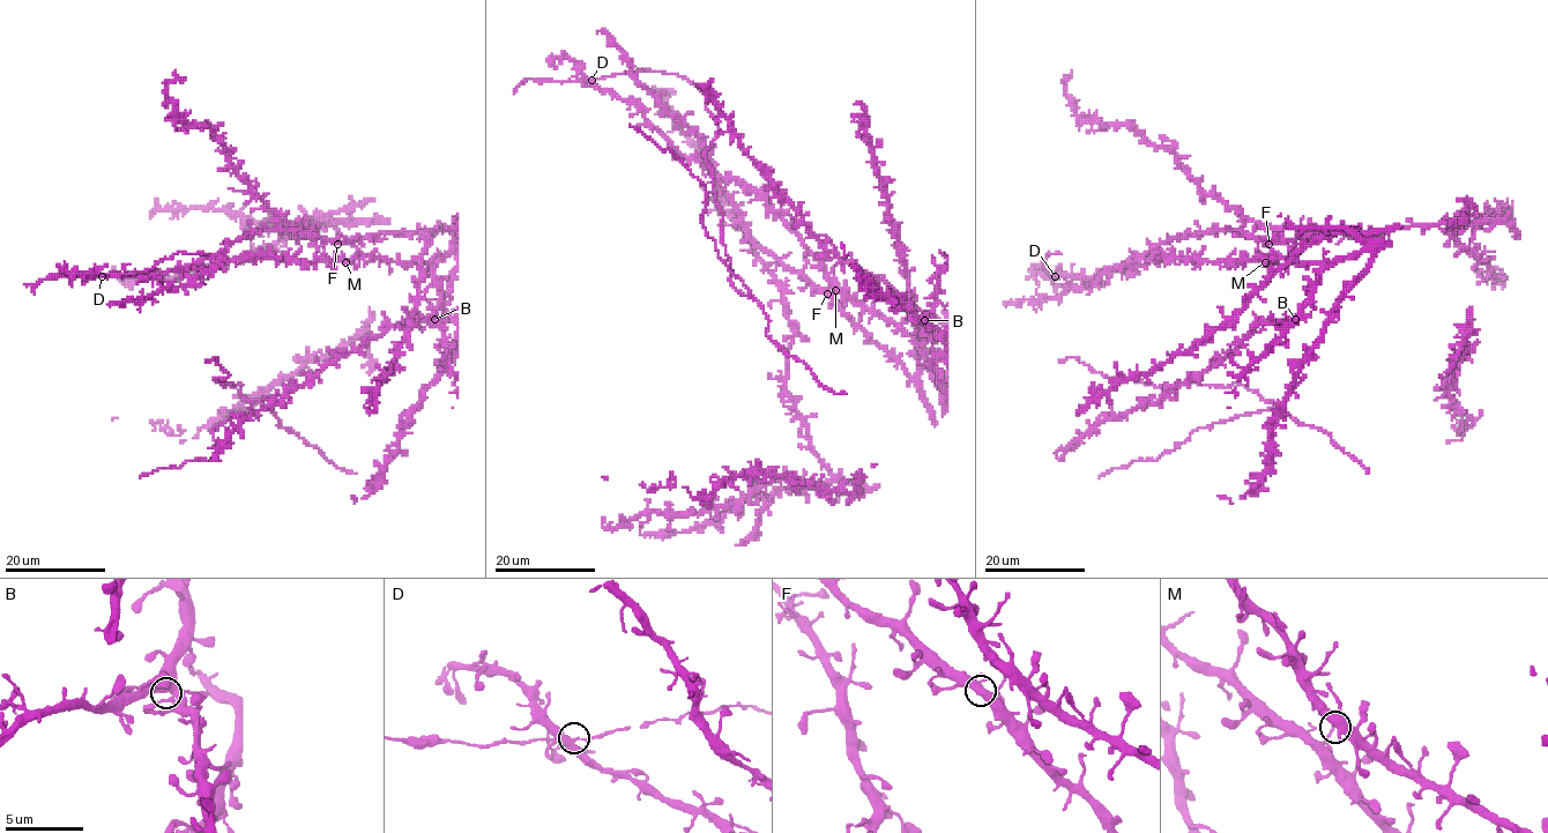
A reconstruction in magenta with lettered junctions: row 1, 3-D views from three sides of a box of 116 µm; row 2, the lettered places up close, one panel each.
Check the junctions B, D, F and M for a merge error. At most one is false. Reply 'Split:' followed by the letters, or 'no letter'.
Split: no letter

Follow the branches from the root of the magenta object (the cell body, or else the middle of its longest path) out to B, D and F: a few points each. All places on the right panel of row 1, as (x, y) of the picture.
B: (1263, 258), (1281, 255), (1323, 267), (1310, 300), (1295, 319)
D: (1263, 258), (1196, 261), (1158, 255), (1139, 267), (1104, 269), (1092, 277), (1055, 276)
F: (1263, 258), (1196, 261), (1158, 255), (1146, 261), (1144, 257), (1168, 240), (1215, 230), (1242, 230), (1269, 244)

